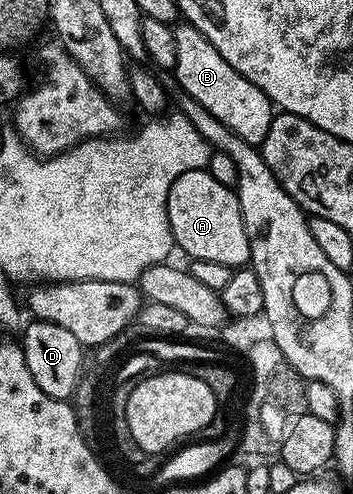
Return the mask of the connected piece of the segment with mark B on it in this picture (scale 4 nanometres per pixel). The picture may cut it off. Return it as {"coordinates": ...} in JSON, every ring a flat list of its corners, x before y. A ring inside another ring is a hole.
{"coordinates":[[178,24,174,26,176,36,176,64,174,65,173,77,178,77,181,93,192,96,216,120,220,120,236,136,244,136,248,144,261,147,264,136,268,136,268,128,272,124,276,113,275,107,270,101,270,97,256,84,252,84,224,56,220,56,218,49,213,46,194,26,189,24]]}

